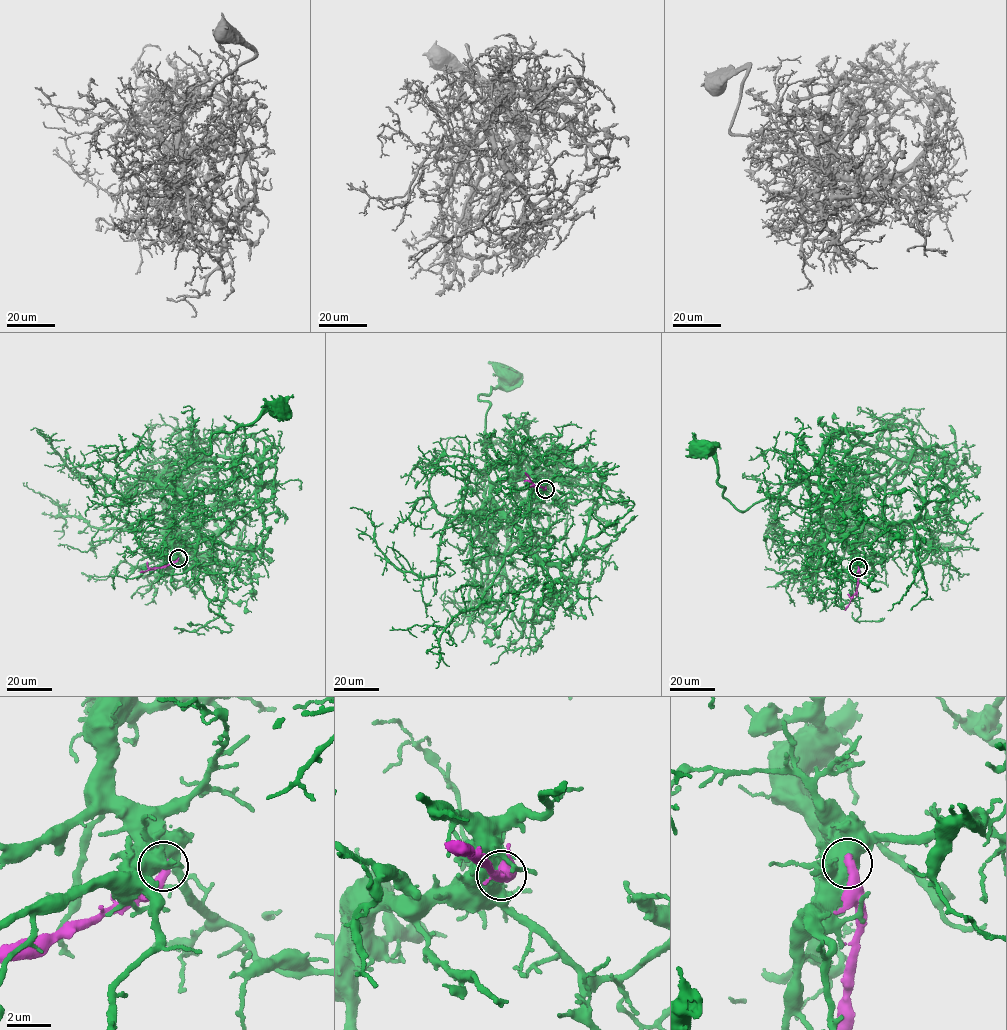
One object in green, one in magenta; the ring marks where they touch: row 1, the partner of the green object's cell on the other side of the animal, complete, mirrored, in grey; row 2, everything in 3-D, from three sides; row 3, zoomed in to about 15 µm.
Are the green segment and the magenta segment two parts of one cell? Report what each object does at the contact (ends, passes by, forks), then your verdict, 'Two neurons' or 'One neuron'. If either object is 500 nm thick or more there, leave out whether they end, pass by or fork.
Two neurons

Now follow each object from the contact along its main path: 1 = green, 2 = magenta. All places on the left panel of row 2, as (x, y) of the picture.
1: (178, 558), (171, 522), (177, 475), (202, 451), (209, 453), (214, 433), (247, 425), (275, 405), (281, 410)
2: (178, 558), (166, 565), (139, 572)

